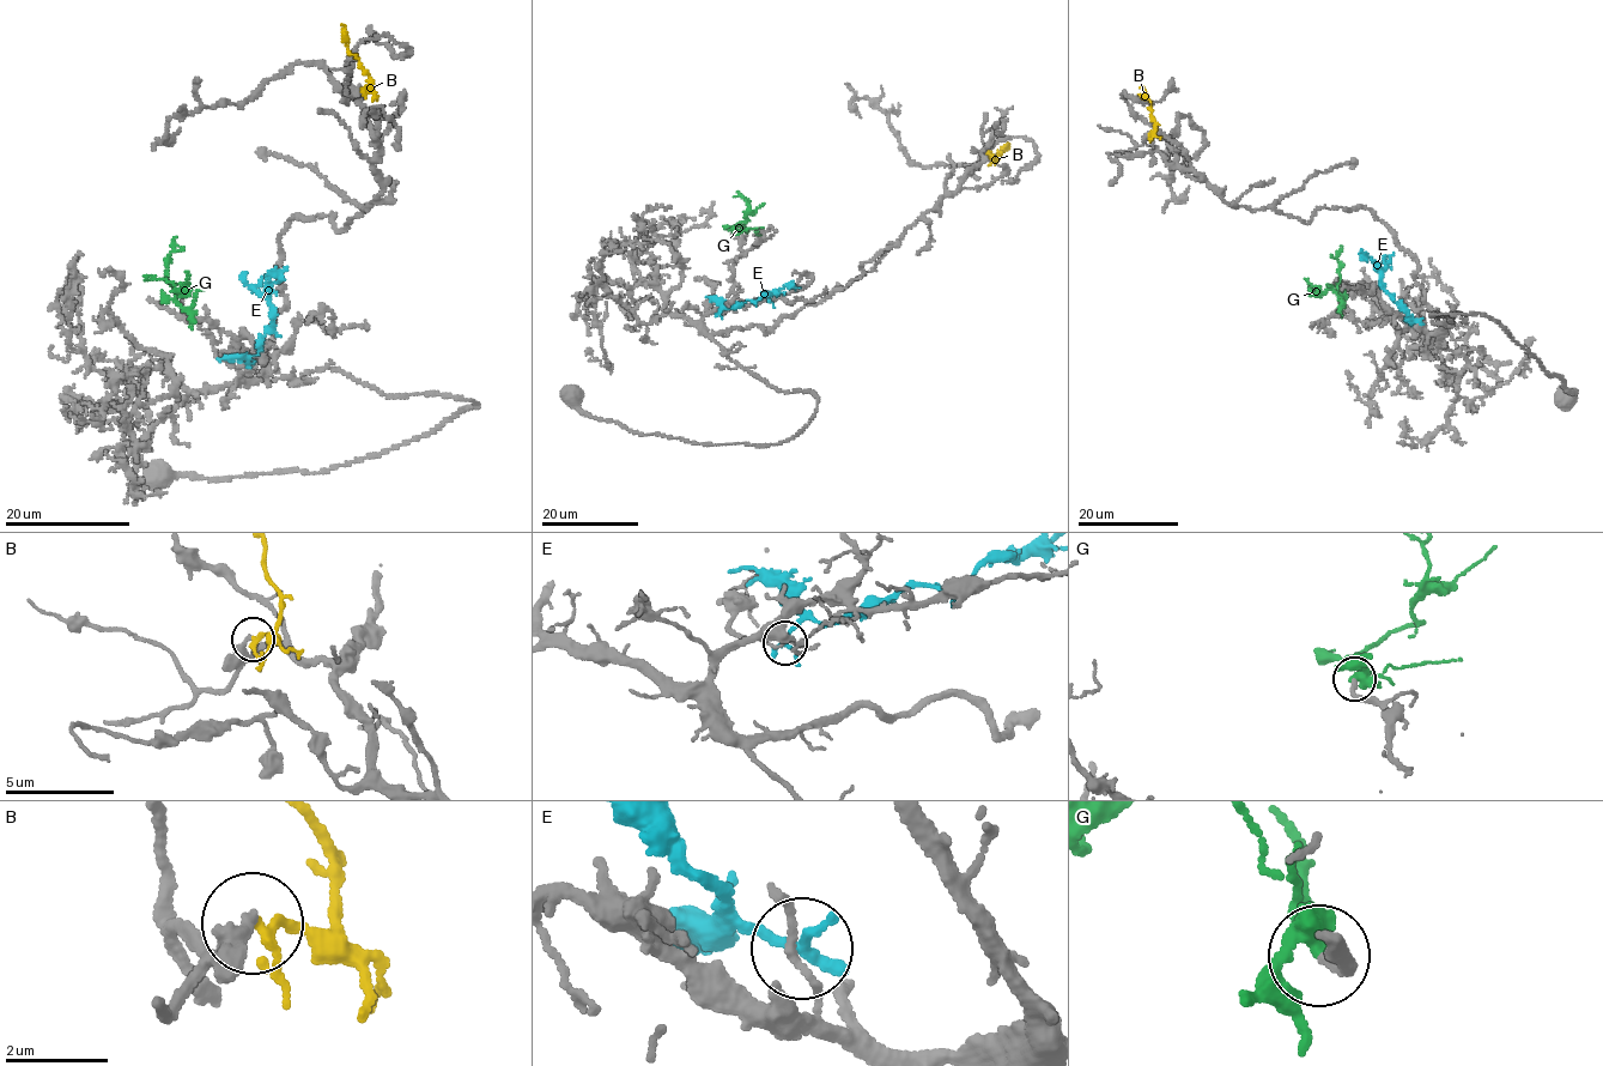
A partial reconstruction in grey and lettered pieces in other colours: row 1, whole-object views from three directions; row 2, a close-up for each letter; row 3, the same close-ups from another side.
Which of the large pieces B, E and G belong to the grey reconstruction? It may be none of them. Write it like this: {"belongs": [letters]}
{"belongs": ["G"]}

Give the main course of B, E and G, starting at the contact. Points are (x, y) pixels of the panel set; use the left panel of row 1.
B: (362, 88), (370, 88), (370, 77), (347, 49), (342, 25)
E: (249, 363), (272, 326), (267, 276), (279, 273), (286, 267)
G: (190, 316), (176, 301), (172, 289), (174, 284), (180, 283), (184, 292), (162, 278), (144, 280)

